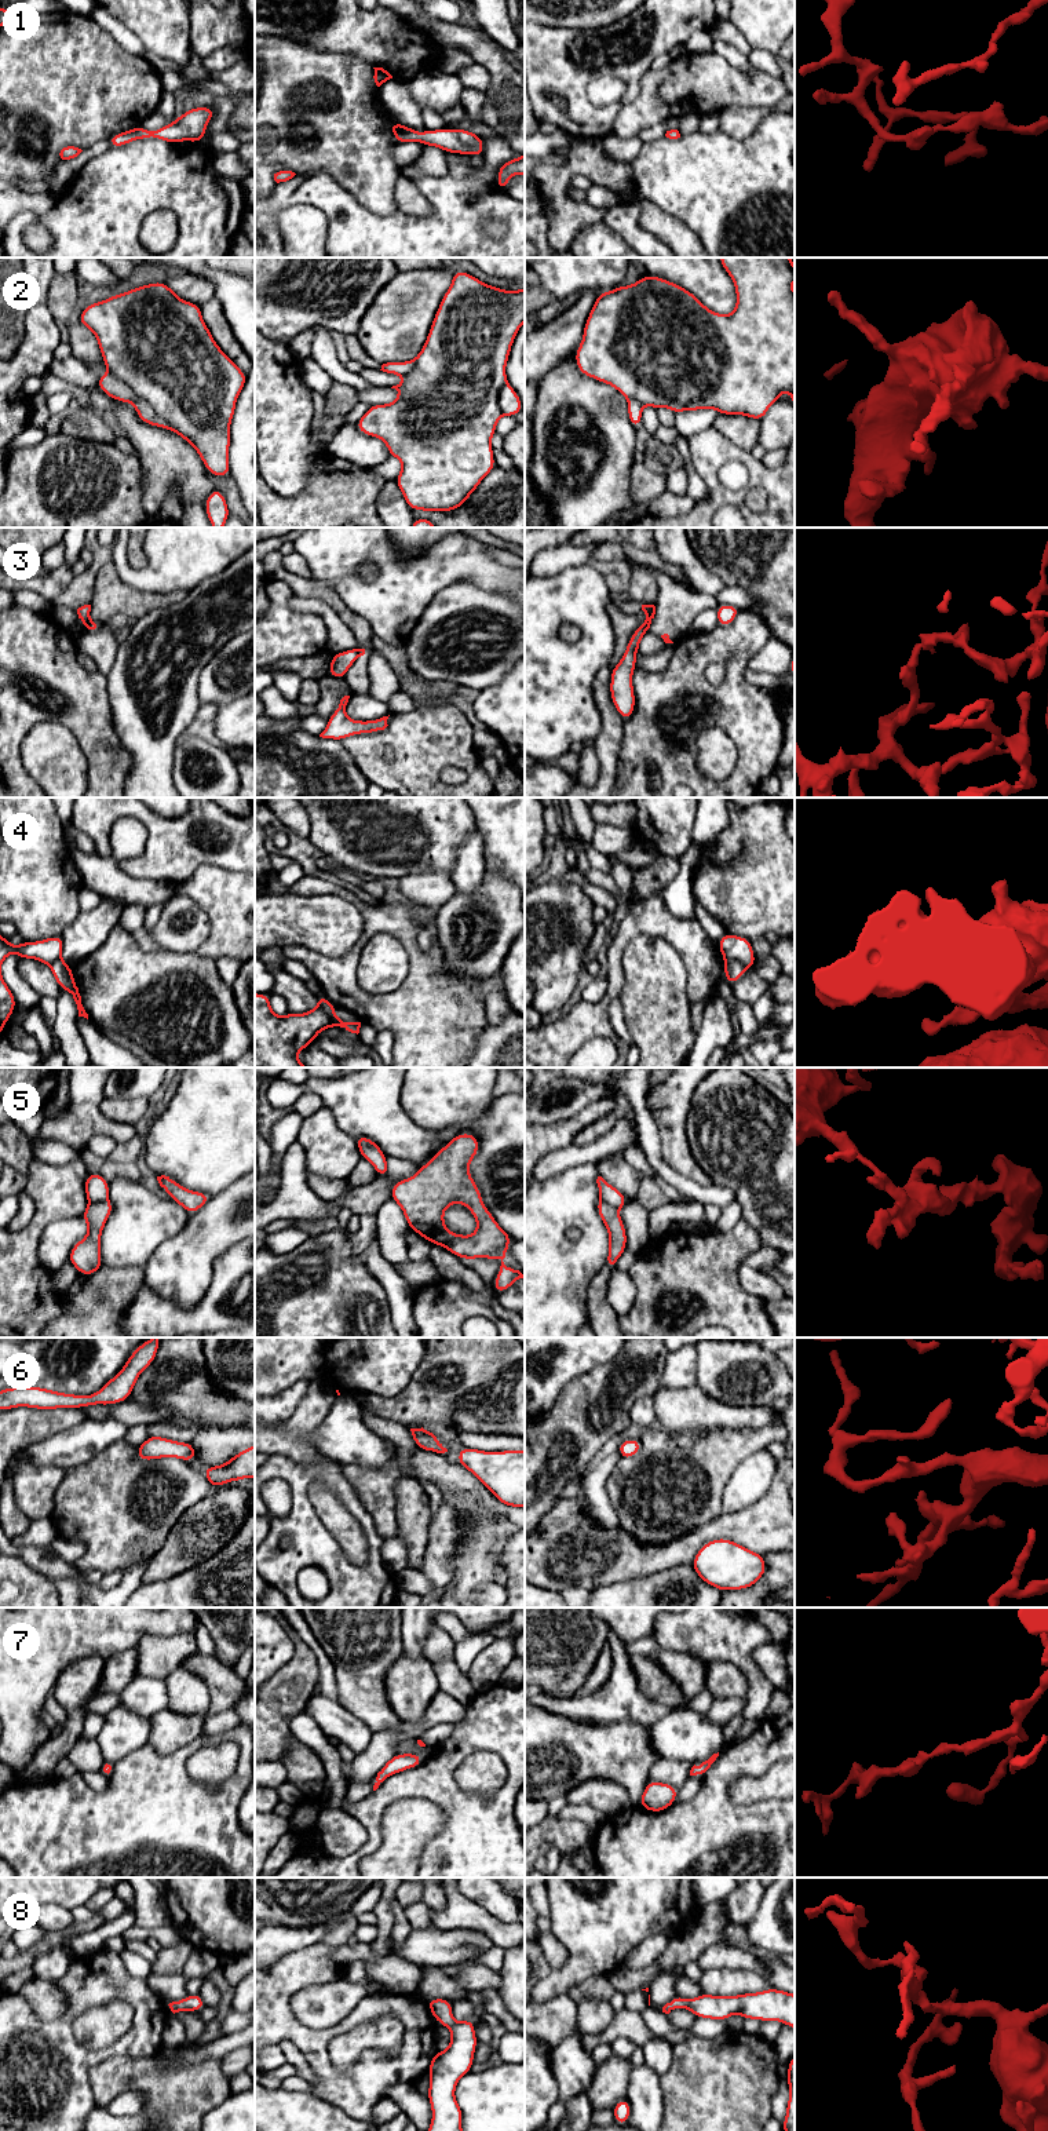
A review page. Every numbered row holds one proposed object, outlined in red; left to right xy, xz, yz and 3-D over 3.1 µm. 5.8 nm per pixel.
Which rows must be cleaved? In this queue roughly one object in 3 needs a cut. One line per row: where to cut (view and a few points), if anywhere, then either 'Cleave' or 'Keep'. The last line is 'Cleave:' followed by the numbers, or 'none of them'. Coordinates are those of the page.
1: No split. Keep
2: Split along xy (110, 373), (124, 382), (196, 448). Cleave
3: Split along xz (357, 648), (358, 653). Cleave
4: Split along yz (725, 959), (733, 959), (748, 967). Cleave
5: Split along xy (108, 1200), (90, 1203). Cleave
6: No split. Keep
7: No split. Keep
8: No split. Keep
Cleave: 2, 3, 4, 5

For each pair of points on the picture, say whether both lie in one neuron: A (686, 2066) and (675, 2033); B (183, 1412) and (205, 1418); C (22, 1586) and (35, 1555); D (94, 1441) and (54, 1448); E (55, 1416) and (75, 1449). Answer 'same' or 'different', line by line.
A: different
B: same
C: different
D: same
E: different

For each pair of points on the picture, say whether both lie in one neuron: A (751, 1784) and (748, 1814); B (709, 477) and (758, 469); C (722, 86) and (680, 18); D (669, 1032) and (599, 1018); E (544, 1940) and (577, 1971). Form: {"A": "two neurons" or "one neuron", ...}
{"A": "two neurons", "B": "one neuron", "C": "two neurons", "D": "two neurons", "E": "two neurons"}

